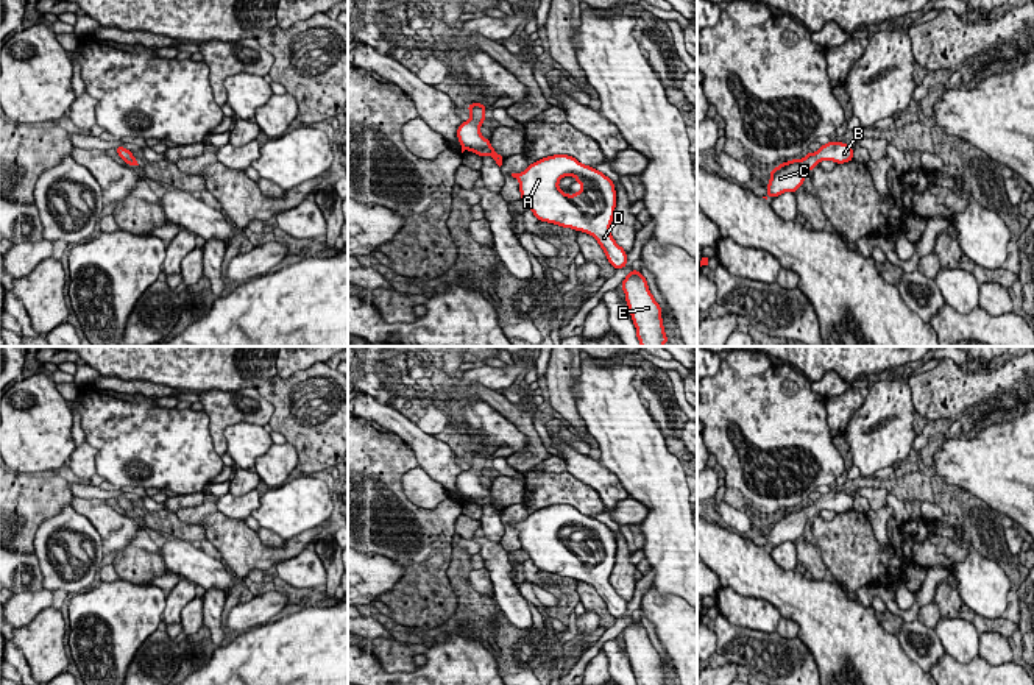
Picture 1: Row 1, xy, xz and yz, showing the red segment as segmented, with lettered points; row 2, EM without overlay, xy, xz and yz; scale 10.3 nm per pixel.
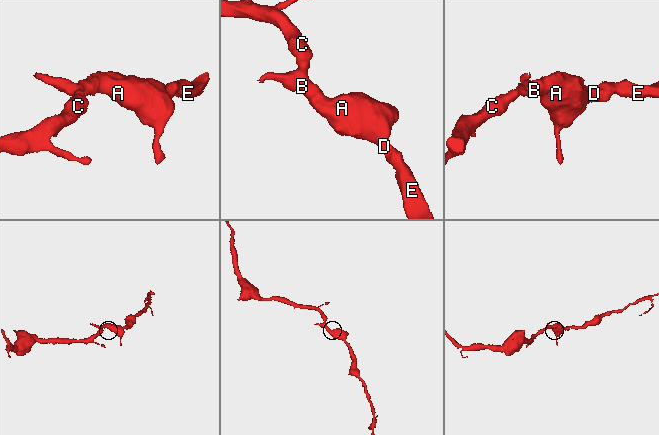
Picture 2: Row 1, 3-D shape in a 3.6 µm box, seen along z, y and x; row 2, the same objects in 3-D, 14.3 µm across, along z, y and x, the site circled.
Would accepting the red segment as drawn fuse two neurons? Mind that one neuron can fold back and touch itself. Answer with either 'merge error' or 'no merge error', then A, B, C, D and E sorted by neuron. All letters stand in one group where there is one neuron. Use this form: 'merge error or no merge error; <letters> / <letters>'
no merge error; A B C D E

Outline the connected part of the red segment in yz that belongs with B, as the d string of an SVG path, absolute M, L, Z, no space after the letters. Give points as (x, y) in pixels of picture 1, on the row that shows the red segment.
M828 142L820 145L816 153L806 153L803 159L791 159L770 170L770 179L766 186L769 197L778 197L784 192L795 193L803 186L809 170L819 165L820 161L833 161L844 164L853 161L853 148L844 142Z

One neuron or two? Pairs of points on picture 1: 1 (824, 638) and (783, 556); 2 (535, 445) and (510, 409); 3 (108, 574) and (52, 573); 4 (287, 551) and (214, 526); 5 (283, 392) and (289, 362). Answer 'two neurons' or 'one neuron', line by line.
1: two neurons
2: one neuron
3: two neurons
4: one neuron
5: two neurons

